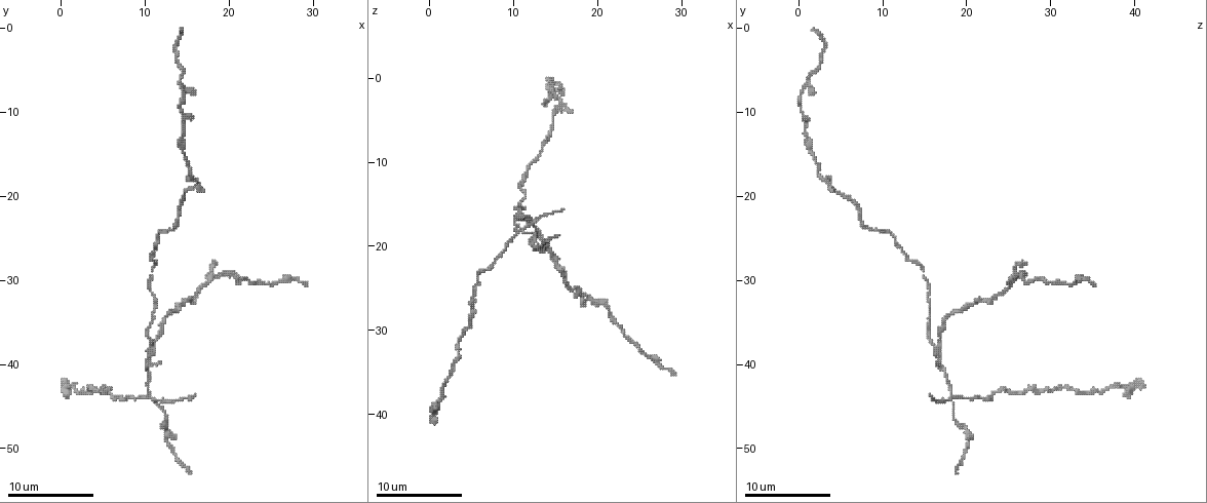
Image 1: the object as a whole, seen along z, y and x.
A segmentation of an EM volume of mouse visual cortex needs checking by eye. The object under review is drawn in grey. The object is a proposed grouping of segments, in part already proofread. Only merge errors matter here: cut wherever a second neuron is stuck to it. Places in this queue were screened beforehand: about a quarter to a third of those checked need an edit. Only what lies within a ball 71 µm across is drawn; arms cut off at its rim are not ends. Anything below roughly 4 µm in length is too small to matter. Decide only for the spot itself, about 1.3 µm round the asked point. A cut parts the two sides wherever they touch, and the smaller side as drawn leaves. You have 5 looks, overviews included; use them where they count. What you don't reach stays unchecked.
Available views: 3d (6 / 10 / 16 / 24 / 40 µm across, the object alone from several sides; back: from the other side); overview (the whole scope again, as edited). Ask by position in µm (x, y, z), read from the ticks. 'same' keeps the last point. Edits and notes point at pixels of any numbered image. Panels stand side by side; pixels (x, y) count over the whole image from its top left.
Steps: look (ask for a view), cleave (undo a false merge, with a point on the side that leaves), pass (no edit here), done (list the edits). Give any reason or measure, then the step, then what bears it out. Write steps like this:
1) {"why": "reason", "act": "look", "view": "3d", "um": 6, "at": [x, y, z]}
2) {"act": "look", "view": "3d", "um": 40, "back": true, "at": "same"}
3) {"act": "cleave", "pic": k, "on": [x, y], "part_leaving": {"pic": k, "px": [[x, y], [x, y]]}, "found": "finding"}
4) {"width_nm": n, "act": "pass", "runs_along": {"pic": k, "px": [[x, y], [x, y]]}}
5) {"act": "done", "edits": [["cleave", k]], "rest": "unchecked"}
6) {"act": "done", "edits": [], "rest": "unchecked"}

{"why": "four-way junction", "act": "look", "view": "3d", "um": 10, "at": [10.8, 44.0, 18.2]}

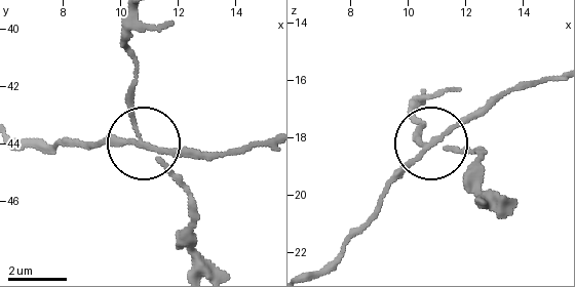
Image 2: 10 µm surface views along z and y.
{"why": "zoom in", "act": "look", "view": "3d", "um": 6, "at": [10.7, 44.0, 18.3]}

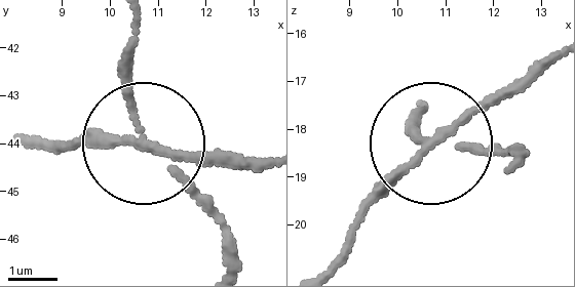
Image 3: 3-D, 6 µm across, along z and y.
{"side_arm_um": 12, "act": "cleave", "pic": 3, "on": [204, 160], "part_leaving": {"pic": 3, "px": [[140, 145], [41, 145]]}, "found": "two neurons meet here"}

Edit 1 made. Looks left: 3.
{"why": "four or more arms meet", "act": "look", "view": "3d", "um": 10, "at": [10.8, 38.0, 17.0]}

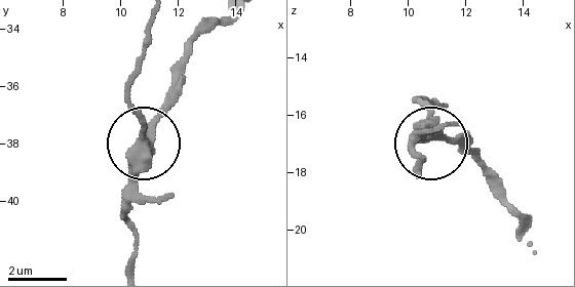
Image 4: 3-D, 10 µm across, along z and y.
{"act": "cleave", "pic": 4, "on": [155, 127], "found": "two neurons meet here"}

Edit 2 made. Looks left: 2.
{"act": "done", "edits": [["cleave", 3], ["cleave", 4]], "rest": "unchecked"}

